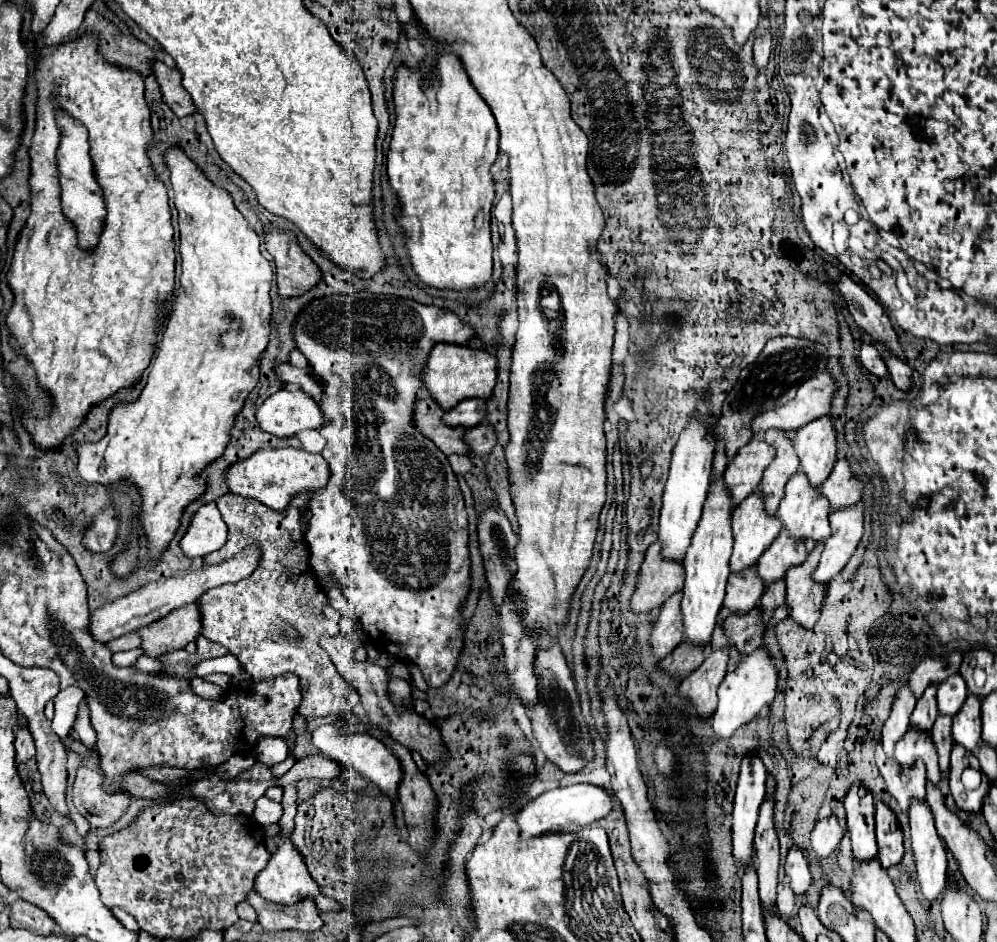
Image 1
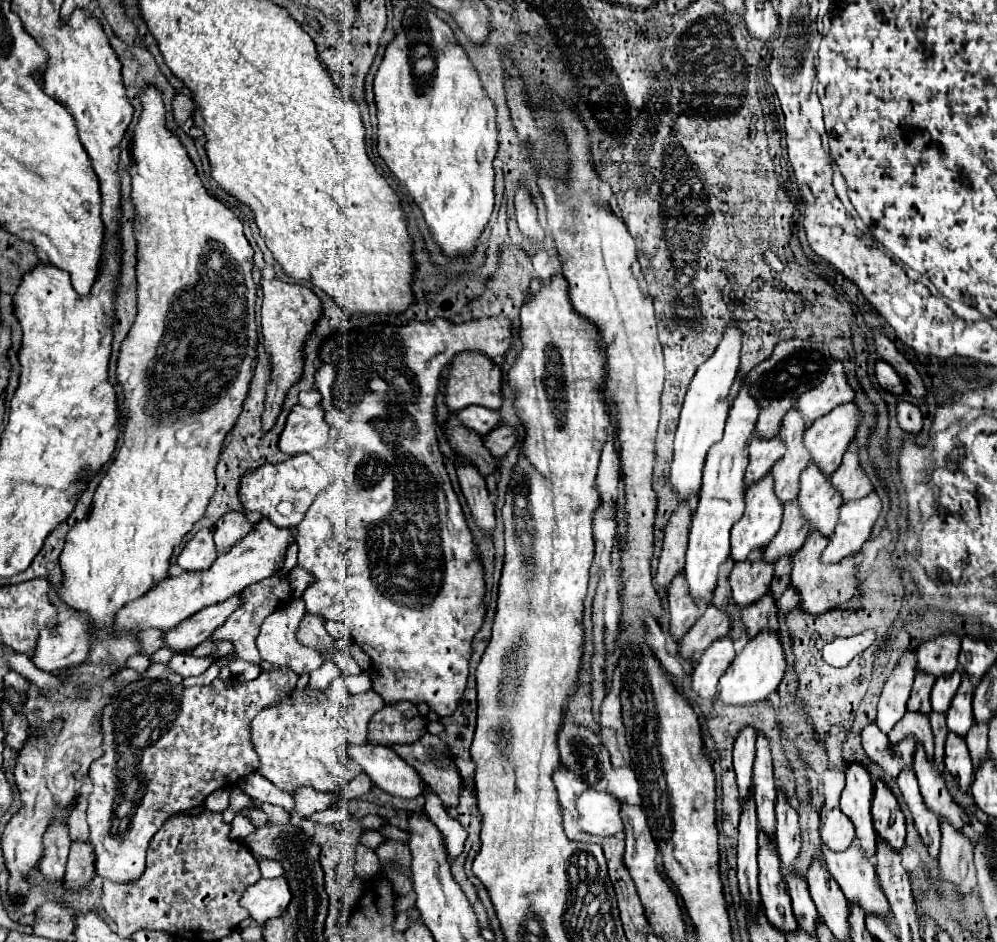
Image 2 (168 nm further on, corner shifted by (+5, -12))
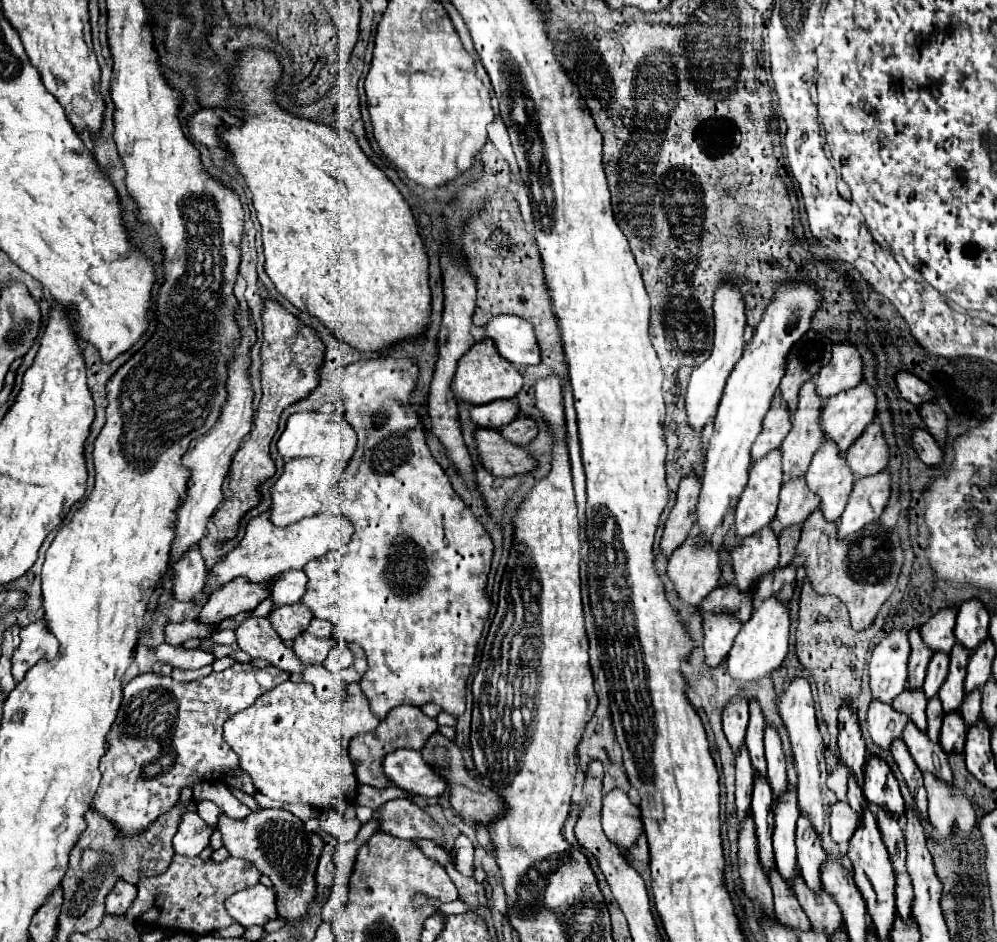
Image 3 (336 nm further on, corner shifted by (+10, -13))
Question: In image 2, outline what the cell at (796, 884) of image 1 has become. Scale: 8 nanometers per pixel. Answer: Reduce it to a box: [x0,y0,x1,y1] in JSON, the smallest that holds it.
[775,790,801,868]

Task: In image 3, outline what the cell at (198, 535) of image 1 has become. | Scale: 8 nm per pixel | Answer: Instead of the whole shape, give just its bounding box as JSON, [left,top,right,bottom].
[172,545,206,599]

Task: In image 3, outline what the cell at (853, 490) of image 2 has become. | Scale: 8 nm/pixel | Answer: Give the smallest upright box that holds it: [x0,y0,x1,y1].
[846,423,888,479]

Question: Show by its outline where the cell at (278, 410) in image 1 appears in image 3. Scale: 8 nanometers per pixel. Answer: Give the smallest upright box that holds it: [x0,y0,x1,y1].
[278,413,356,461]

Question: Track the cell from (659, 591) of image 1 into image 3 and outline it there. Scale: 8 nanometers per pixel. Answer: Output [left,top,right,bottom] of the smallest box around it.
[660,475,700,557]

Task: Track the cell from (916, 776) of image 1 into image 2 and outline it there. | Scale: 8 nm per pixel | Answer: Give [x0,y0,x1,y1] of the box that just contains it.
[863,722,915,778]

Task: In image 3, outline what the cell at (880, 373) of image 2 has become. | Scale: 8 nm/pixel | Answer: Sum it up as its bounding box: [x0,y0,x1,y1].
[894,371,934,405]

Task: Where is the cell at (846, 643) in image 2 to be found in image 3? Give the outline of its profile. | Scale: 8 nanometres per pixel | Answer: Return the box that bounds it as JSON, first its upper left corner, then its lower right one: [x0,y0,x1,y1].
[796,509,904,631]

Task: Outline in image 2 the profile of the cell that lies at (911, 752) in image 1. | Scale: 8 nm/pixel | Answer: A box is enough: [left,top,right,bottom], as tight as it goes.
[889,712,933,756]

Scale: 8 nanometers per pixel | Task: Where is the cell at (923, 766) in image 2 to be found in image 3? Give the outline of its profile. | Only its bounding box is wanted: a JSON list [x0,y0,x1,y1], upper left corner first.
[902,723,952,783]

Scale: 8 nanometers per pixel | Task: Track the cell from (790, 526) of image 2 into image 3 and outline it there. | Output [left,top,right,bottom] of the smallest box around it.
[776,479,818,529]

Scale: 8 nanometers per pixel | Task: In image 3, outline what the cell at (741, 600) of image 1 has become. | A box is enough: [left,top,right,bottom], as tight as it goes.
[730,527,778,591]

